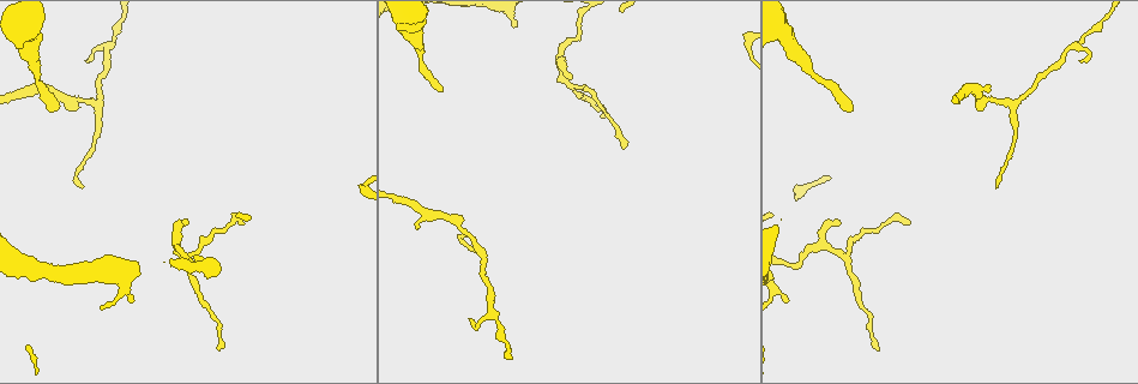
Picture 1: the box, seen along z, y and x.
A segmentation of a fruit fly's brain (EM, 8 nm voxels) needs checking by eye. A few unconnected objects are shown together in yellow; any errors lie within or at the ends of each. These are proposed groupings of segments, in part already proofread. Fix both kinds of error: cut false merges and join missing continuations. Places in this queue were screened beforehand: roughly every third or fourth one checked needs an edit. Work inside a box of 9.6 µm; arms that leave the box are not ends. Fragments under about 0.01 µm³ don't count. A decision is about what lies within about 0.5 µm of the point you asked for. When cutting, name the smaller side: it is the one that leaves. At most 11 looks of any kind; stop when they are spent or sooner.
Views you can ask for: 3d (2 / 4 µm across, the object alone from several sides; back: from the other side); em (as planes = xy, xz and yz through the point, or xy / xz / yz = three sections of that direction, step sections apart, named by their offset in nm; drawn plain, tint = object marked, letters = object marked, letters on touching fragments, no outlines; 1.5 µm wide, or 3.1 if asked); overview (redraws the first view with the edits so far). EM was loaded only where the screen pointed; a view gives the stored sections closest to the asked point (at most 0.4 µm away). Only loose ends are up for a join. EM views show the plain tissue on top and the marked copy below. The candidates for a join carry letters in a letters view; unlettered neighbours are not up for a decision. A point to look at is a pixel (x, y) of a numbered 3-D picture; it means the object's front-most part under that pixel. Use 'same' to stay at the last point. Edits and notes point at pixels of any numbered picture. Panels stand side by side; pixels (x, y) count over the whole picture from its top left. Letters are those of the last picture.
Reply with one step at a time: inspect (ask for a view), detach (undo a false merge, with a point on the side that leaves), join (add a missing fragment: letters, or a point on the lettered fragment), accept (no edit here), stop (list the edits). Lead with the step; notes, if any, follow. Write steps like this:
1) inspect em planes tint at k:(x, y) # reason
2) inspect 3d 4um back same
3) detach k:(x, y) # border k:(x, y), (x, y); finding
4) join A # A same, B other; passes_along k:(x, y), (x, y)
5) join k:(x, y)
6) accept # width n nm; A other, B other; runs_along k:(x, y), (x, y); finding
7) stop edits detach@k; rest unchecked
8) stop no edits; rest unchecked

inspect em planes letters at 1:(513, 27) # an open end

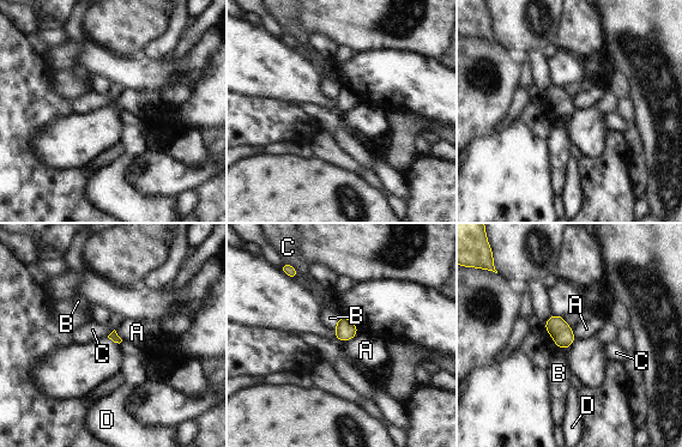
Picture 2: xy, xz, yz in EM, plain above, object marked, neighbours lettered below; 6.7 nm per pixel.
accept # A other, B other, C other, D other; none of them fits

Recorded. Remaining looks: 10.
inspect em planes letters at 1:(54, 109) # an open end

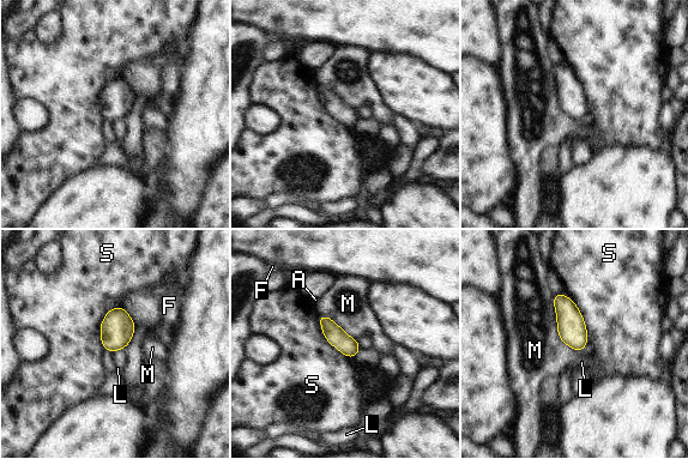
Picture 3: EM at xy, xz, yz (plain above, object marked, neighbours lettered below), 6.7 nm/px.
accept # A other, F other, L other, M other, S other; border 3:(553, 295), (557, 334), (577, 351); no lettered fragment goes on from it

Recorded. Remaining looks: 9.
inspect 3d 2um at 1:(470, 318)

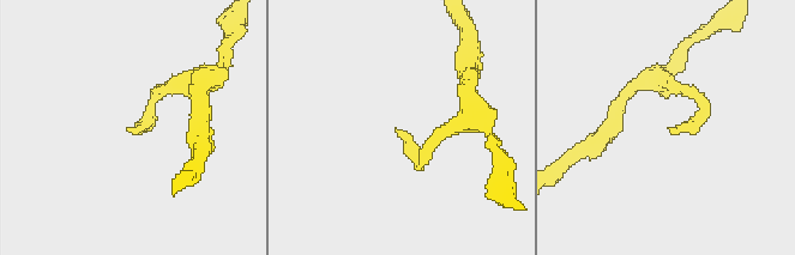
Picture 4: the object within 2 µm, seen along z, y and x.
inspect em planes letters at 4:(668, 127) # now the EM

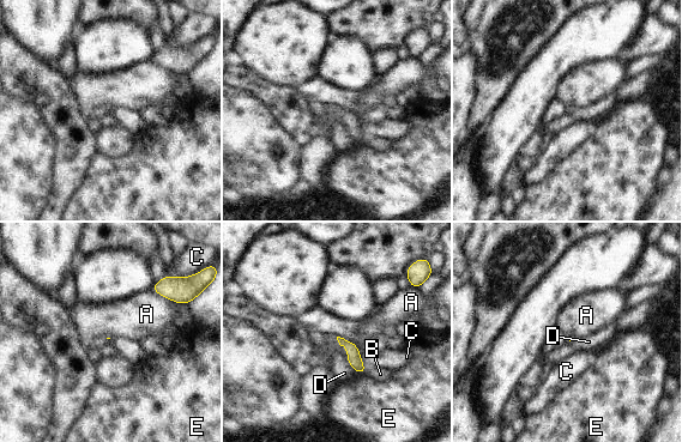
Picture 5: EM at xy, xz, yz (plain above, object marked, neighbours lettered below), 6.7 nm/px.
accept # A other, B other, C other, D other, E other; border 5:(152, 288), (158, 294), (179, 303); no lettered fragment goes on from it

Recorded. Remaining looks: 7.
inspect em xz step 8 tint at 1:(94, 102) # branch point

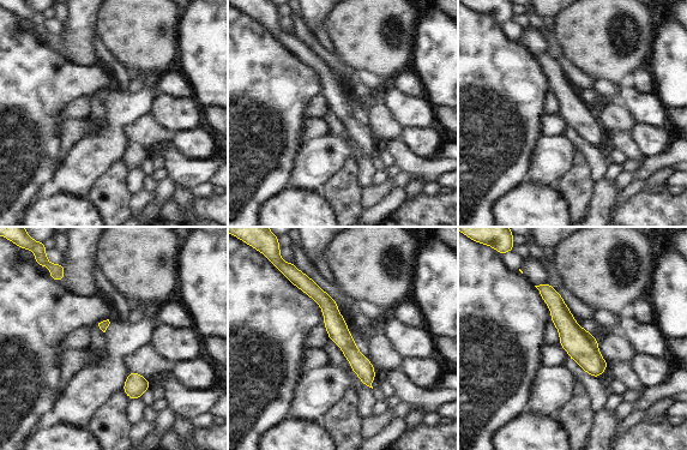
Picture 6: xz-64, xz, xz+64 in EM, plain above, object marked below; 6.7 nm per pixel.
inspect em planes letters same

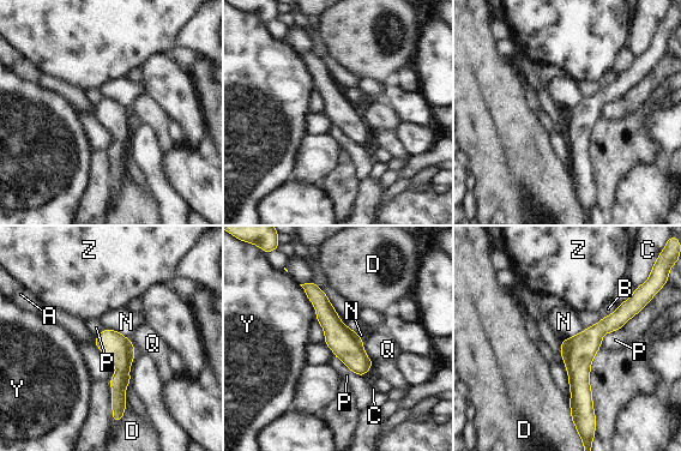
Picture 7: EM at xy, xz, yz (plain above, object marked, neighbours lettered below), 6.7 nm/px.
accept # width 180 nm; A other, B other, C other, D other, N other, P other, Q other, Y other, Z other; runs_along 7:(624, 306), (579, 352), (577, 409); all the same neuron

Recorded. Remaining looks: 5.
stop no edits; rest unchecked

